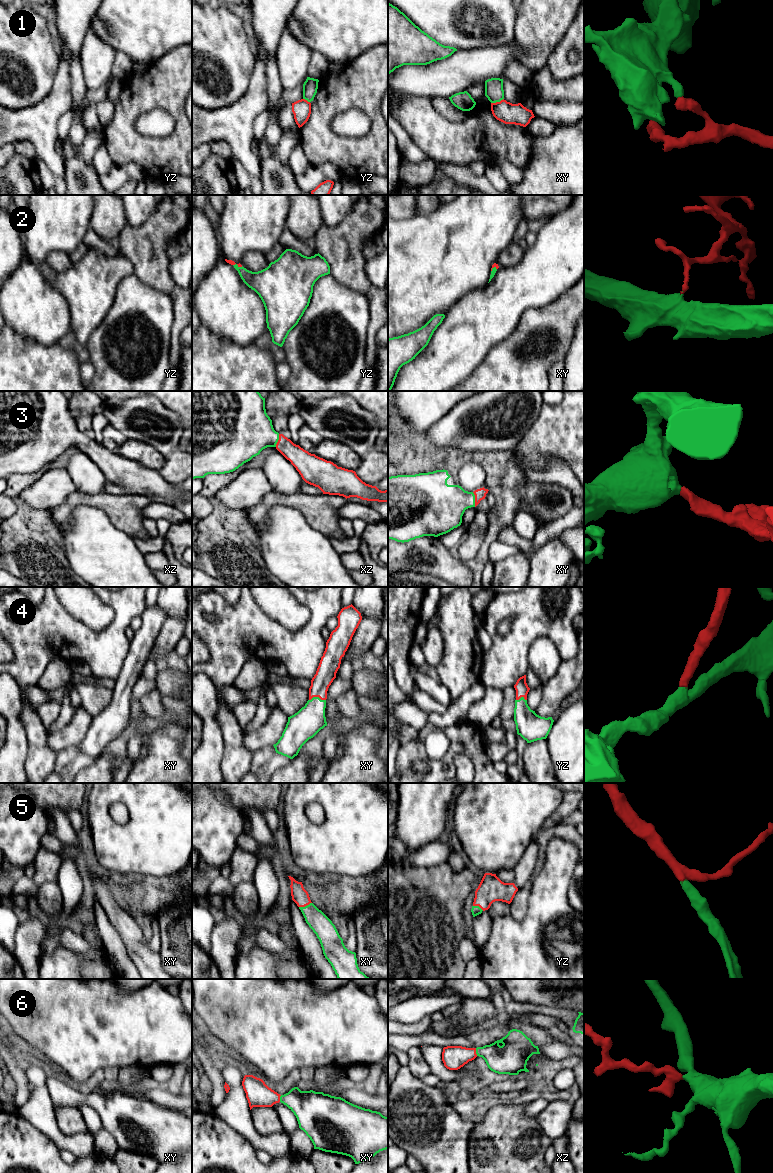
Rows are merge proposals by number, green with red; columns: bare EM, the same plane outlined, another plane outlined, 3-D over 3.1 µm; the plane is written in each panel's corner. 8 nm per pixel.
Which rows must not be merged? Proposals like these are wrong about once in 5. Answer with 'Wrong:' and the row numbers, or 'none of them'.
Wrong: 1

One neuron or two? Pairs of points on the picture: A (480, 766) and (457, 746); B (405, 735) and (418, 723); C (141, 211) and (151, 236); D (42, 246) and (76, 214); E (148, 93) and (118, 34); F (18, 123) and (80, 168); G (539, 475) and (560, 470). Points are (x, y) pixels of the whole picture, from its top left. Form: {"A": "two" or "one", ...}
{"A": "one", "B": "two", "C": "two", "D": "one", "E": "two", "F": "two", "G": "one"}

